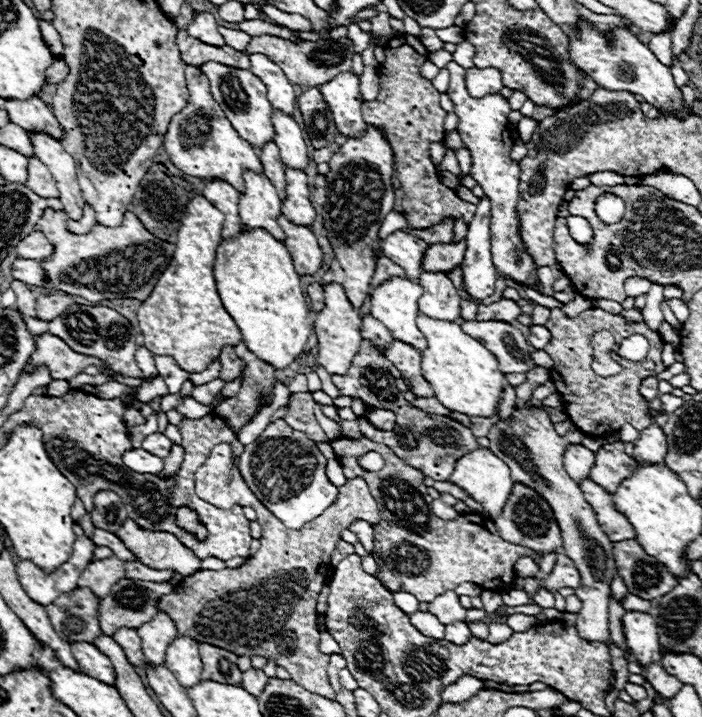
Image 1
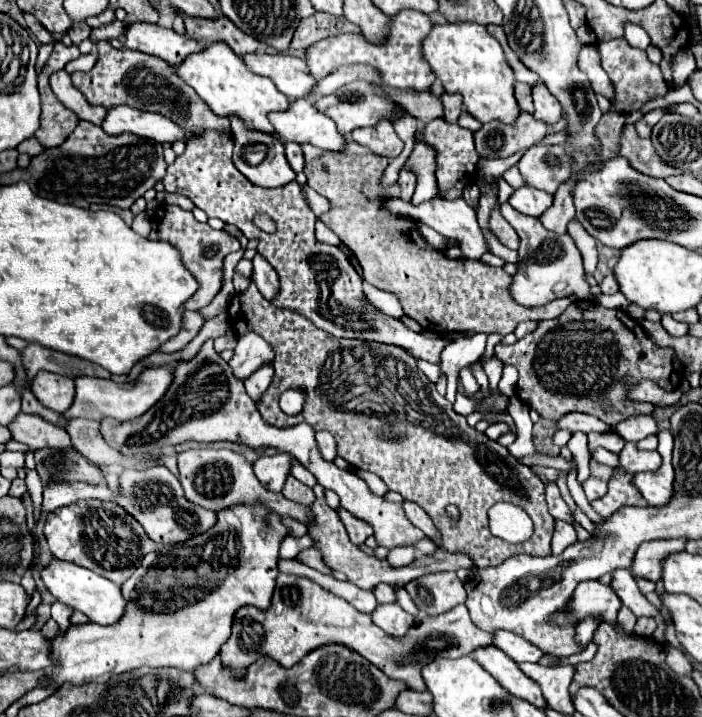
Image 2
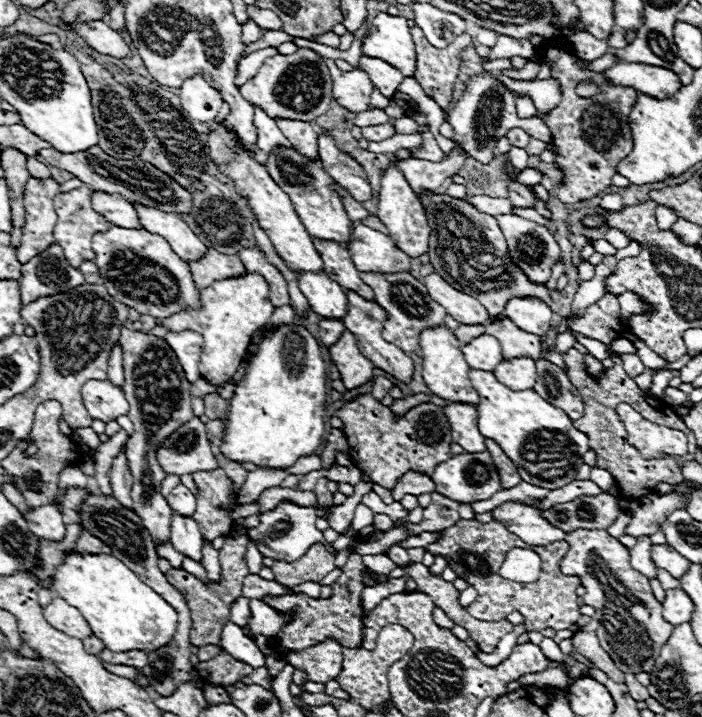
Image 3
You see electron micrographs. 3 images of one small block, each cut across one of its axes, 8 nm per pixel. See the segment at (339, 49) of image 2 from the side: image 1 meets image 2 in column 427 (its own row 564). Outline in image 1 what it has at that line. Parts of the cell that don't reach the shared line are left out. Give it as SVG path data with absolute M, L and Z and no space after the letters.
M76 526L74 530L76 530L76 542L72 556L68 558L68 562L64 562L50 574L44 574L44 570L34 566L34 562L30 560L20 560L16 564L16 576L20 580L20 586L34 602L40 602L42 606L48 606L58 596L76 590L80 574L92 562L94 542L84 536L80 526Z

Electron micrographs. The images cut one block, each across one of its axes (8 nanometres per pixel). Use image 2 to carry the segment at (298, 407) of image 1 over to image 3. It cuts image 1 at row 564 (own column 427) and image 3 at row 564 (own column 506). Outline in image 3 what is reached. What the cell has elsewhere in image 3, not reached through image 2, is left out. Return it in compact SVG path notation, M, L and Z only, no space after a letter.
M460 520L452 528L444 530L444 538L440 542L426 546L426 550L432 554L442 554L458 576L462 576L468 584L476 586L478 590L478 616L476 618L480 620L496 622L496 620L506 618L512 610L518 610L526 620L528 632L530 630L542 632L544 628L566 630L572 624L576 624L580 618L580 610L576 604L578 600L576 588L582 586L582 582L576 576L564 576L558 566L564 554L568 552L568 544L564 540L558 540L548 546L532 548L542 558L542 574L532 584L518 584L518 582L504 580L502 576L498 576L498 568L504 562L504 550L510 550L514 546L526 548L526 544L516 534L506 530L504 524L498 520L492 520L488 524L482 524L478 520Z

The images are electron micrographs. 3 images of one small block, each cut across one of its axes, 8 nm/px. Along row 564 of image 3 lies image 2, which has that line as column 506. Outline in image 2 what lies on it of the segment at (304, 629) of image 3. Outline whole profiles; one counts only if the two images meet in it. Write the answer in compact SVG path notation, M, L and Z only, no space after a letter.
M572 302L562 316L540 322L536 332L516 344L498 344L494 354L518 370L516 394L520 400L540 416L554 420L570 412L584 412L608 426L616 426L630 416L654 410L652 404L626 400L630 384L648 378L664 390L676 390L684 378L684 366L672 348L656 346L644 328L624 310L602 308L594 302Z

